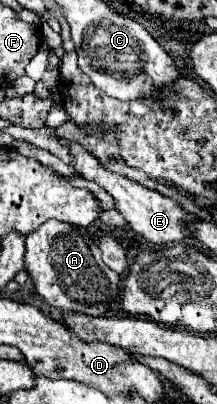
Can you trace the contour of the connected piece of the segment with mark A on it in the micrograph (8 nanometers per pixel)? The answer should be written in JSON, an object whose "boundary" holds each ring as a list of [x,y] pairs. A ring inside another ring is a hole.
{"boundary":[[[50,220],[26,236],[24,268],[34,280],[36,292],[50,306],[64,312],[106,316],[120,294],[120,276],[106,268],[96,240],[86,228],[74,228],[66,222]]]}

